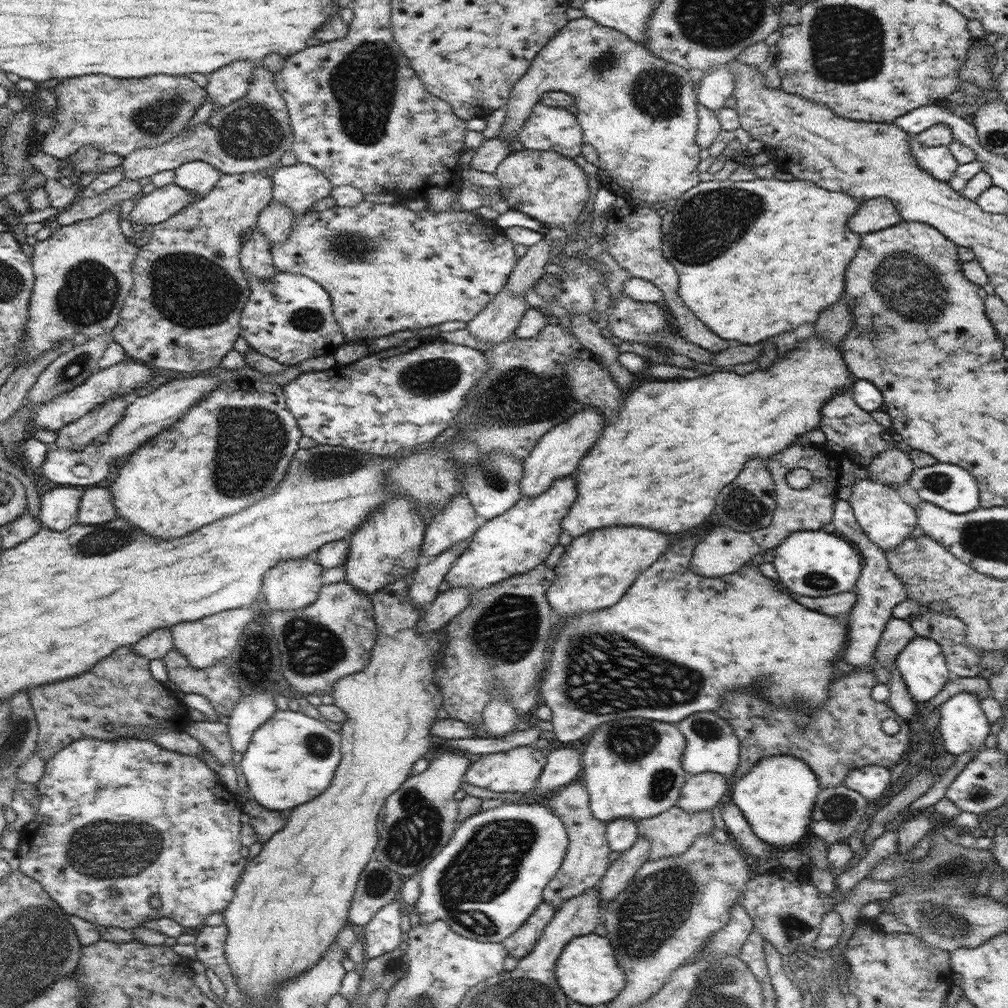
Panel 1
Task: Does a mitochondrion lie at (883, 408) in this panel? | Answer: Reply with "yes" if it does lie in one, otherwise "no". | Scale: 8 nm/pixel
no

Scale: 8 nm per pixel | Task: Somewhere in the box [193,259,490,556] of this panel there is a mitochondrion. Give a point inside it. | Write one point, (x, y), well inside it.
(251, 441)

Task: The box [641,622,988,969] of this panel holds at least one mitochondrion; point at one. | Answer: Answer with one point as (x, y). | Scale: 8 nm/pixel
(945, 923)

